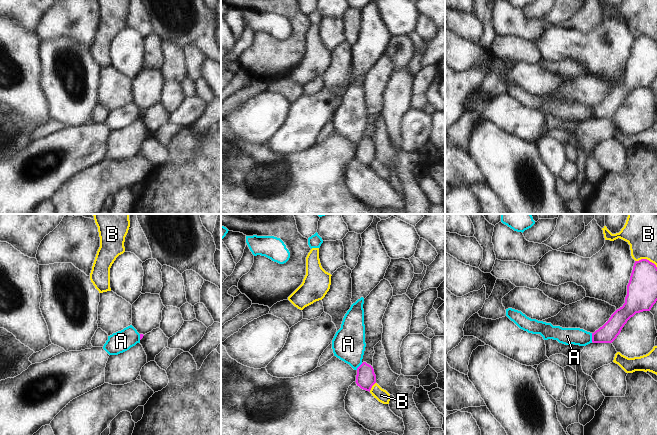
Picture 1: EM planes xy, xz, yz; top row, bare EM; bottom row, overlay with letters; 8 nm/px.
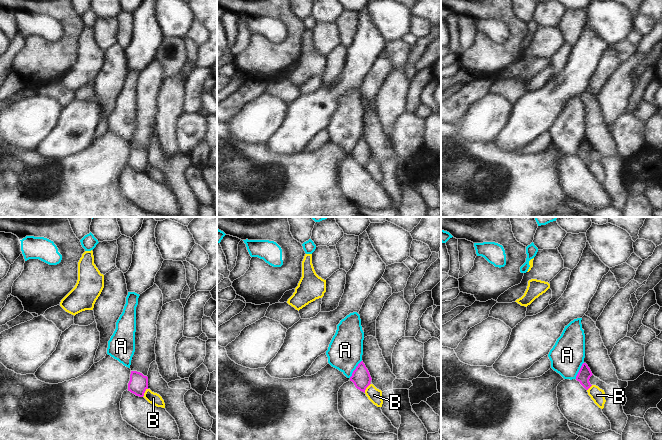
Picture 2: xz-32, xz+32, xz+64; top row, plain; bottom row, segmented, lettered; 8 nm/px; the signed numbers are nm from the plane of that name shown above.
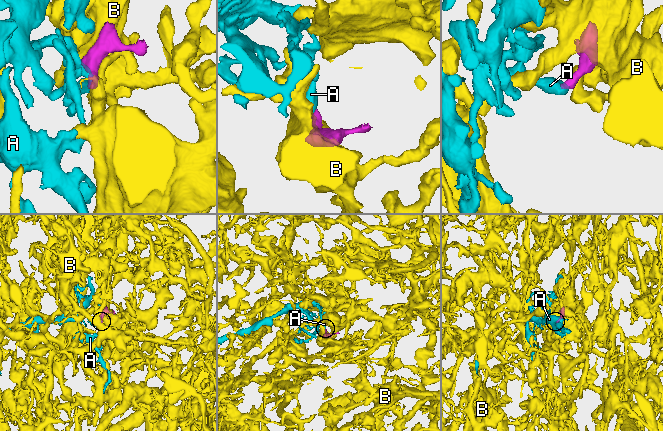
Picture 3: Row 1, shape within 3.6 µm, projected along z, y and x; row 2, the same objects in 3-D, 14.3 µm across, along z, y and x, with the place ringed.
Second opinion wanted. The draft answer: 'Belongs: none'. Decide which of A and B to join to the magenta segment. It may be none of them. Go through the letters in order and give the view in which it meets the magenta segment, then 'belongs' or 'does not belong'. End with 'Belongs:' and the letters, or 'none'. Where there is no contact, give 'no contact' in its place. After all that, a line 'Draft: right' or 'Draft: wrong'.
A: yz | does not belong
B: yz | does not belong
Belongs: none
Draft: right

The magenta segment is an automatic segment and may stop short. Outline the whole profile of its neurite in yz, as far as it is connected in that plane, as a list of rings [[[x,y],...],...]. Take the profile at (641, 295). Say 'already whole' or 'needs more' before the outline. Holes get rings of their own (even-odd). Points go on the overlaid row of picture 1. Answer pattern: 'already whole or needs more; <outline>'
already whole; [[[647,259],[635,261],[633,270],[627,285],[625,303],[617,309],[609,320],[598,330],[592,333],[593,343],[612,343],[620,334],[627,321],[636,313],[650,311],[657,301],[657,267]]]

